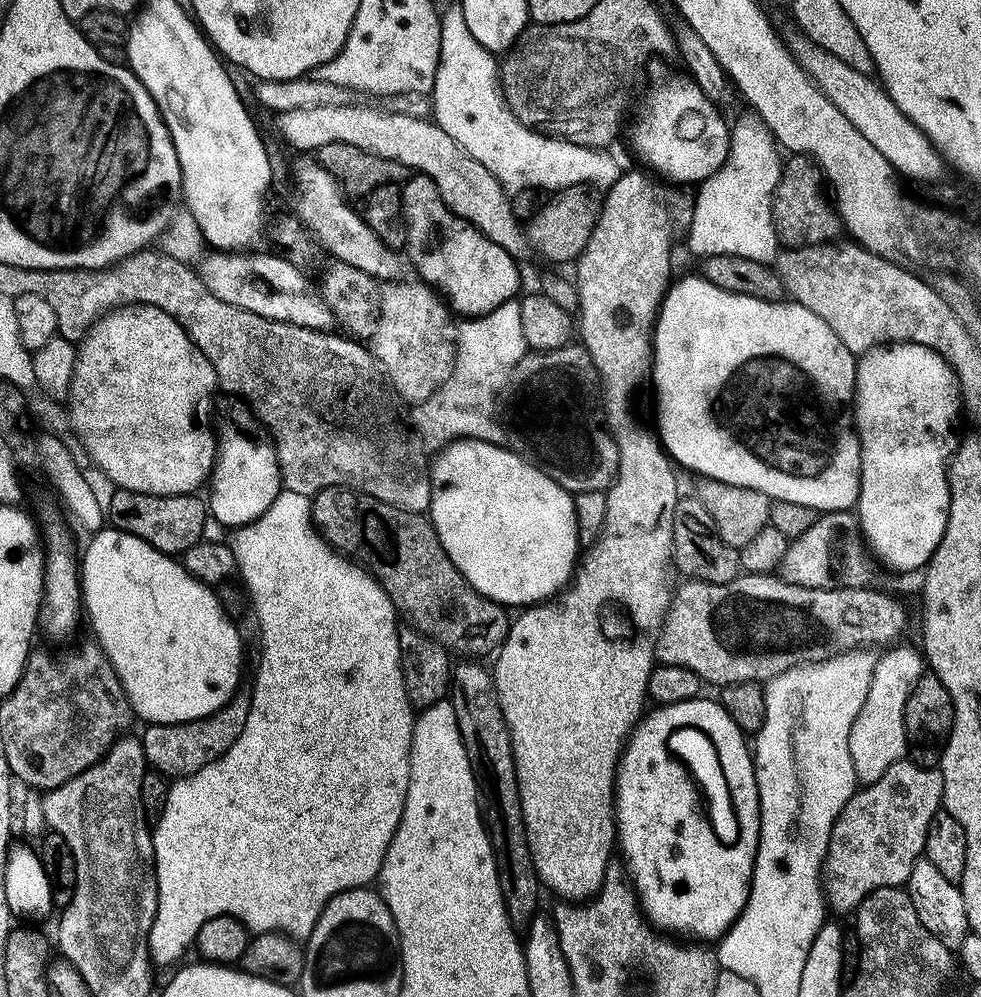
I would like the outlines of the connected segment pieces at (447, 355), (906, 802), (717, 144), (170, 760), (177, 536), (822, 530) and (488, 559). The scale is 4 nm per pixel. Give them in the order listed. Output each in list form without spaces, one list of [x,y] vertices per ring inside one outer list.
[[[412,279],[383,285],[380,293],[382,318],[370,341],[370,351],[376,363],[405,402],[428,400],[456,369],[457,325],[454,320],[452,324],[453,313],[429,285]]]
[[[905,758],[894,762],[882,778],[873,784],[857,787],[846,806],[838,814],[832,827],[828,849],[824,855],[822,869],[822,887],[824,898],[829,909],[836,912],[855,913],[859,904],[874,890],[882,887],[901,887],[907,885],[910,870],[914,870],[914,862],[924,855],[926,846],[926,830],[930,830],[930,818],[941,811],[942,777],[936,768],[923,768]]]
[[[693,79],[664,80],[644,100],[644,113],[632,128],[632,152],[657,177],[699,186],[723,166],[730,149],[730,129],[719,110]]]
[[[240,690],[228,703],[209,716],[181,724],[148,724],[144,736],[139,737],[145,765],[164,777],[179,778],[194,774],[202,770],[202,766],[222,758],[222,754],[230,750],[234,738],[238,738],[242,726],[246,724],[246,714],[250,714],[251,701],[251,695]]]
[[[116,488],[106,509],[107,523],[116,531],[140,538],[142,542],[146,542],[151,548],[157,548],[160,552],[182,554],[190,546],[200,543],[205,535],[206,504],[201,497],[200,500],[198,497],[196,494],[159,496]]]
[[[852,510],[826,512],[815,517],[809,528],[791,537],[786,558],[782,558],[778,575],[794,586],[807,588],[871,588],[877,582],[877,561],[860,530],[857,513]]]
[[[488,438],[453,440],[435,453],[430,464],[432,493],[426,515],[450,562],[478,594],[505,606],[543,604],[571,581],[578,563],[574,496],[531,459],[523,460],[518,453],[492,443],[496,442]]]

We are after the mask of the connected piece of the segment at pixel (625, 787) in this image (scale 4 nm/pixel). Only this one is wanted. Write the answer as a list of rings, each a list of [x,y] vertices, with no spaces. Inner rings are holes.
[[[695,698],[677,704],[653,707],[653,712],[649,711],[633,728],[623,752],[620,753],[620,762],[616,765],[616,794],[614,797],[616,839],[619,855],[620,852],[624,855],[625,865],[623,864],[623,867],[630,877],[632,887],[636,889],[636,899],[639,900],[648,923],[665,933],[677,932],[680,936],[693,936],[694,939],[700,940],[696,942],[708,942],[704,940],[716,942],[728,931],[729,926],[736,921],[736,917],[746,906],[746,898],[752,885],[756,851],[760,841],[760,803],[758,802],[754,756],[749,745],[748,748],[744,745],[745,733],[741,732],[719,702],[715,699],[702,699]]]

